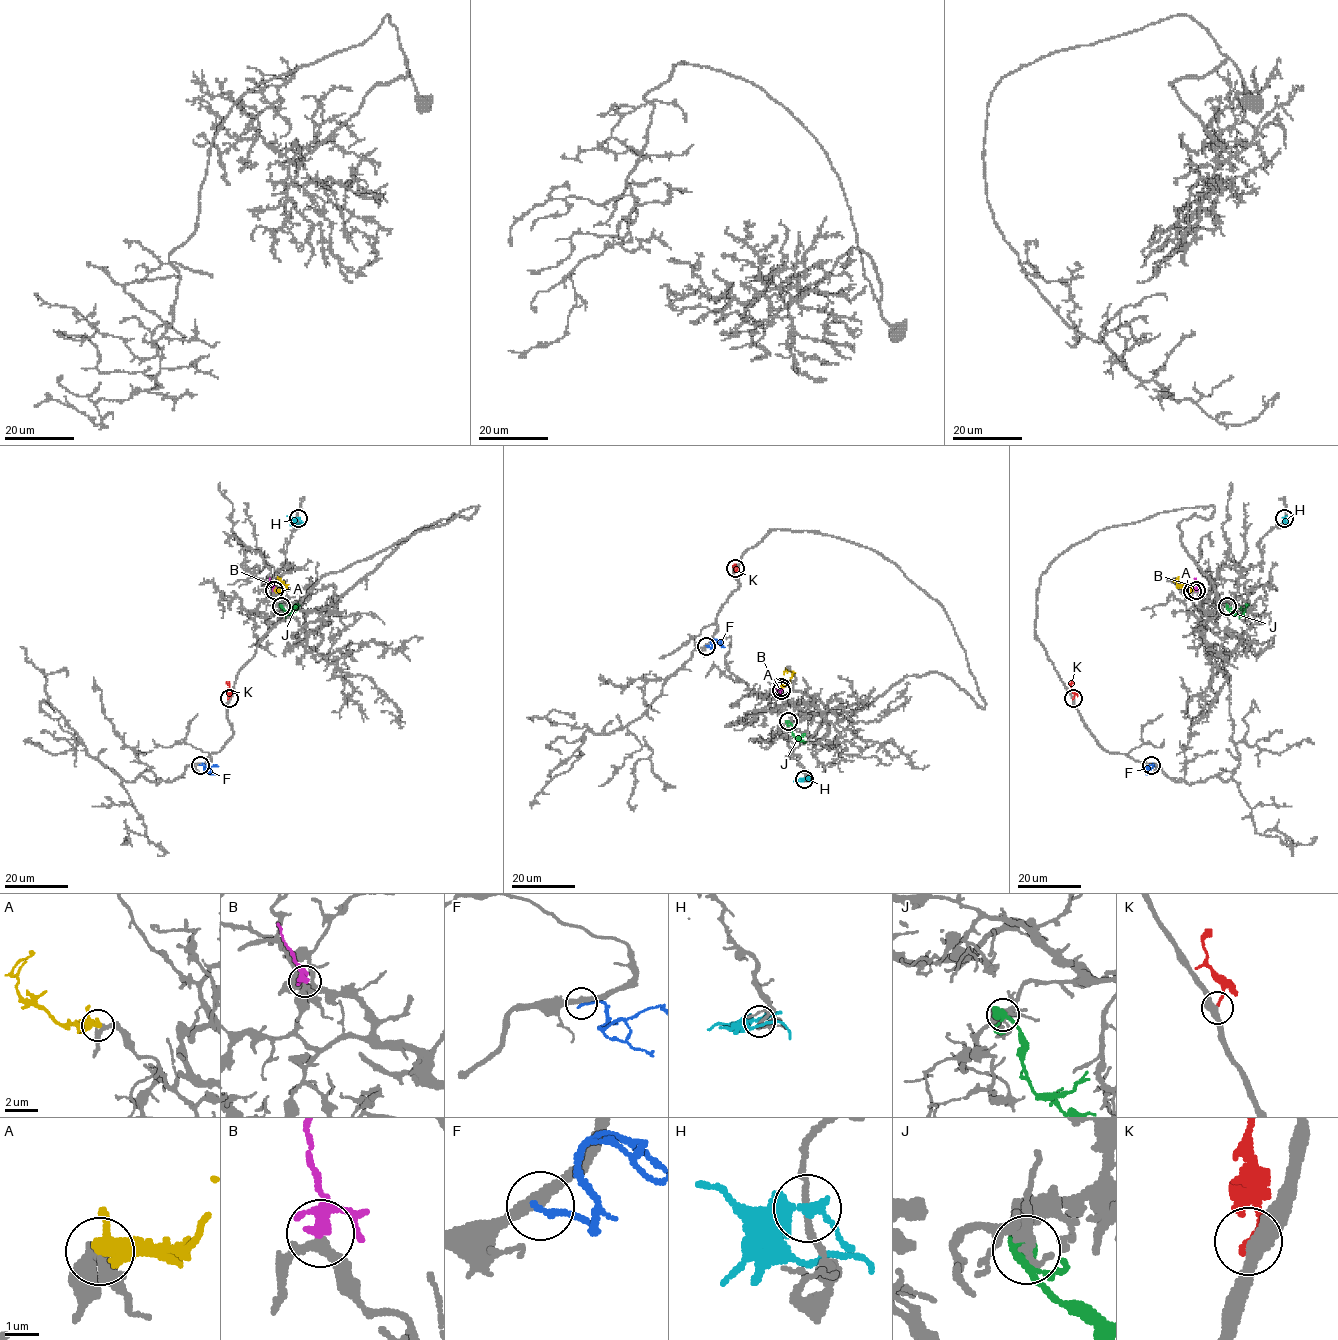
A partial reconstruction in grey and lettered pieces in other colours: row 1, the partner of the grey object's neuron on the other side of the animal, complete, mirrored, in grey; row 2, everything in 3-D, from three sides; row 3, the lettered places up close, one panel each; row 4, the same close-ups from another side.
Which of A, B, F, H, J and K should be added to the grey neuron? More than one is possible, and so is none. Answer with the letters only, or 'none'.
A

